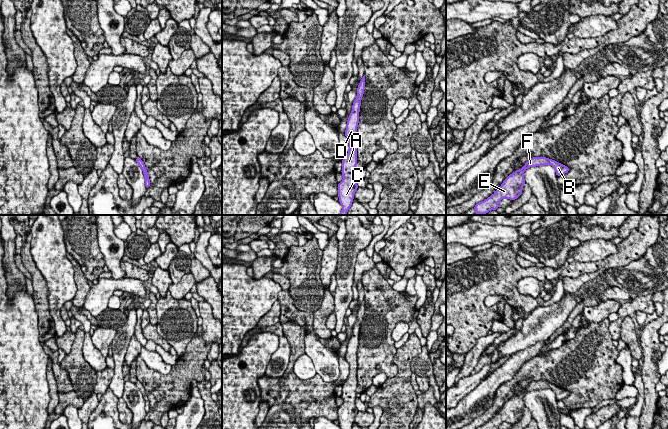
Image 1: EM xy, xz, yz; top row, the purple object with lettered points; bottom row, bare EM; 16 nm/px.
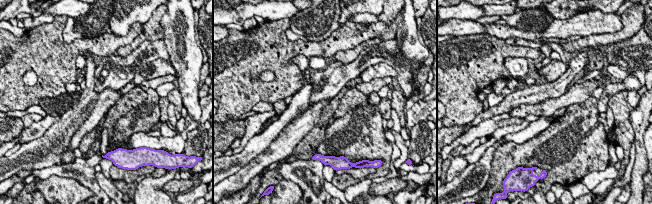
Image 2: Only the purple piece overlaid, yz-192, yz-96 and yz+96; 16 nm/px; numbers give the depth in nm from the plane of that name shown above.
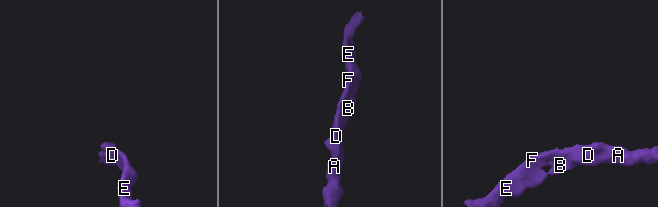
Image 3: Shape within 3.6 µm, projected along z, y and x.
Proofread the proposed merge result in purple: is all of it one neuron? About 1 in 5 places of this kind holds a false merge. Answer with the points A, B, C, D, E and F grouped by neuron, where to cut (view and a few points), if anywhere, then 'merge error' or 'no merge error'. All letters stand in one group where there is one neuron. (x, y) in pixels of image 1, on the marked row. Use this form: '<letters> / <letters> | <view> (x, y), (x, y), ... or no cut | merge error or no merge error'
A B C D E F | no cut | no merge error

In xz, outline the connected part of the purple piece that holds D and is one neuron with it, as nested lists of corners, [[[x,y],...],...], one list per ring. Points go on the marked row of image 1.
[[[365,75],[357,87],[357,97],[352,103],[352,112],[348,117],[345,136],[349,140],[348,154],[342,159],[343,180],[338,183],[339,202],[342,205],[342,211],[339,215],[346,215],[352,205],[354,193],[358,189],[355,182],[356,164],[357,164],[357,126],[359,122],[359,111],[361,99],[365,90]]]

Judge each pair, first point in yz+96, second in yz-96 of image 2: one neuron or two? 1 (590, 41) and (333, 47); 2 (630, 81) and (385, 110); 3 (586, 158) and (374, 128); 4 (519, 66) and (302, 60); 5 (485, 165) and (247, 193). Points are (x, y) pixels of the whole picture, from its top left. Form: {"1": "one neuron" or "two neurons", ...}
{"1": "one neuron", "2": "one neuron", "3": "one neuron", "4": "one neuron", "5": "two neurons"}

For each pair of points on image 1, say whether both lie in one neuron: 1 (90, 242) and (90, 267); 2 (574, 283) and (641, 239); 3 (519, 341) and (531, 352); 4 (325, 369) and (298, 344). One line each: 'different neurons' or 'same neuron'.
1: same neuron
2: different neurons
3: different neurons
4: different neurons

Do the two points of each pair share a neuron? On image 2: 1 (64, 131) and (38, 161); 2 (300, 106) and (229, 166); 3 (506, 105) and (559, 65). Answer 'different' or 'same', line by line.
1: same
2: same
3: different

